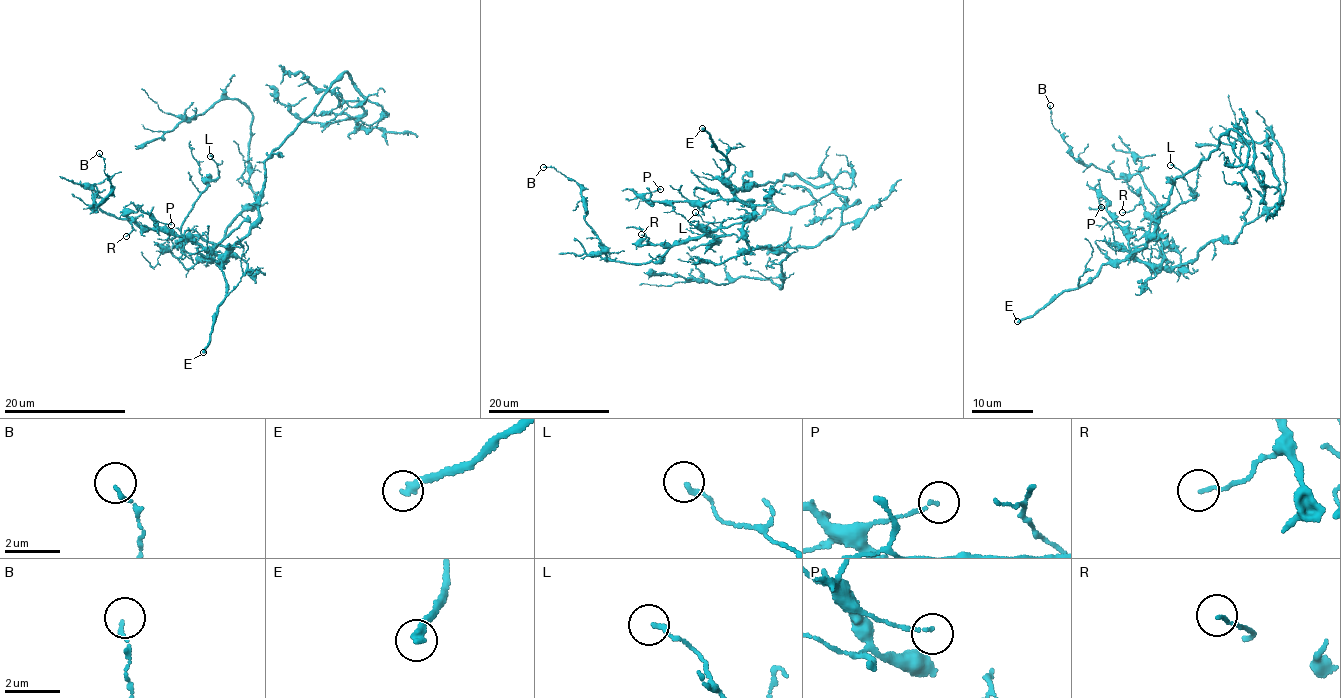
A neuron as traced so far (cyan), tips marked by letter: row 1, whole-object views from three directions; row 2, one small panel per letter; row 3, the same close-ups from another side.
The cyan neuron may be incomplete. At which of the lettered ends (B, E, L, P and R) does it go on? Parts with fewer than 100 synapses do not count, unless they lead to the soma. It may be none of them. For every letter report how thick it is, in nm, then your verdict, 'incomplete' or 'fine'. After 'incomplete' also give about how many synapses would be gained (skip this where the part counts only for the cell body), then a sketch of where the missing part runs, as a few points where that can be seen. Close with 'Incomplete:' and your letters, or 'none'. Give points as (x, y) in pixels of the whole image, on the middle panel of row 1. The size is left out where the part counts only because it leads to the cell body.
B: 110 nm thick; fine
E: 280 nm thick; incomplete; missing branch runs (702, 128), (721, 130), (697, 144), (692, 163), (658, 182), (658, 195), (684, 210)
L: 160 nm thick; fine
P: 110 nm thick; fine
R: 110 nm thick; fine
Incomplete: E

